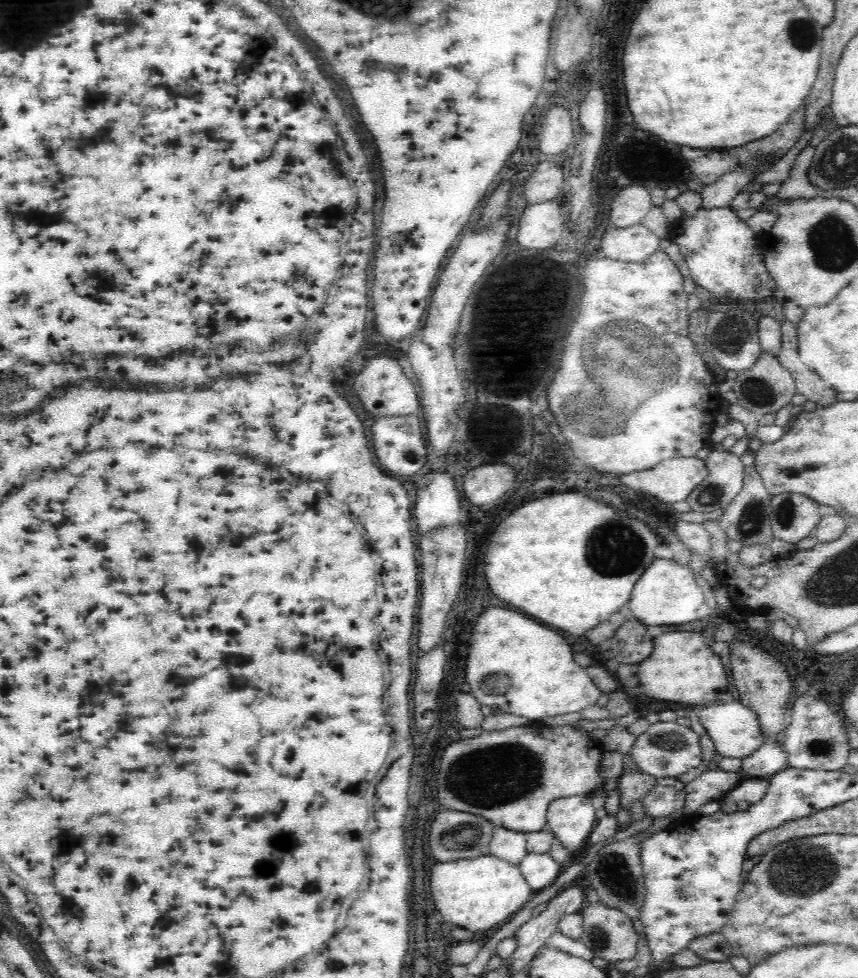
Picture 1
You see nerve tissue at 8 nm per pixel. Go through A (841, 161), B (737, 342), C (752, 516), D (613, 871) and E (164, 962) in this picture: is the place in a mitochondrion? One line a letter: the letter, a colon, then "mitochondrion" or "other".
A: mitochondrion
B: mitochondrion
C: mitochondrion
D: mitochondrion
E: other

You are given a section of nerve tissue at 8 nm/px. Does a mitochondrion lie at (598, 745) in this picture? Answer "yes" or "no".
no

